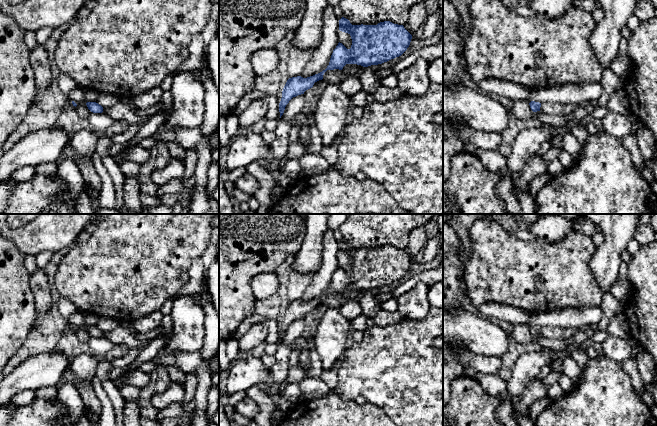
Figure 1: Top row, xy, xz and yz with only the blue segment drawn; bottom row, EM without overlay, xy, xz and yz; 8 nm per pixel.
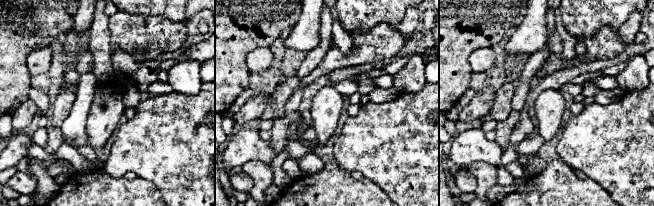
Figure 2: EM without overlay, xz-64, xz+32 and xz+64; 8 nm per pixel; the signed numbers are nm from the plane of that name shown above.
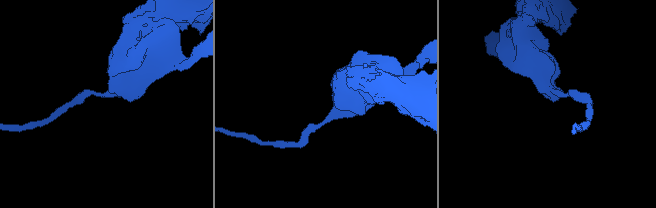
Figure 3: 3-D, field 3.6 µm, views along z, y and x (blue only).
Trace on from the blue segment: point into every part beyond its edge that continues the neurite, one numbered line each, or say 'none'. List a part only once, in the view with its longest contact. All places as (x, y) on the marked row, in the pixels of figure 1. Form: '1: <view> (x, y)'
none

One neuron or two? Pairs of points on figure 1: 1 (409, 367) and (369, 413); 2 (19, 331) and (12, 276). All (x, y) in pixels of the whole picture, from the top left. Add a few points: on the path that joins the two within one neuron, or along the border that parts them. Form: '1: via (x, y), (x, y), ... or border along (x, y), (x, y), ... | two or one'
1: border along (367, 401), (379, 406), (388, 415) | two
2: via (12, 317), (12, 290) | one

